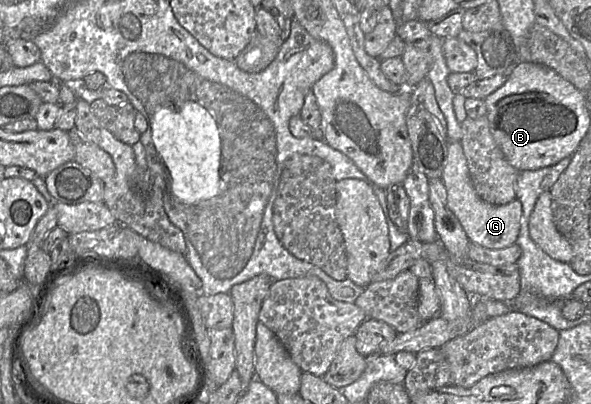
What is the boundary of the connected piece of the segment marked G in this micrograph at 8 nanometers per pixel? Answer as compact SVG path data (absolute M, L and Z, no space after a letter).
M460 142L449 144L441 179L447 190L447 206L460 221L470 243L491 249L503 249L516 244L521 226L521 202L515 199L506 205L496 206L482 200L472 184L467 159Z

